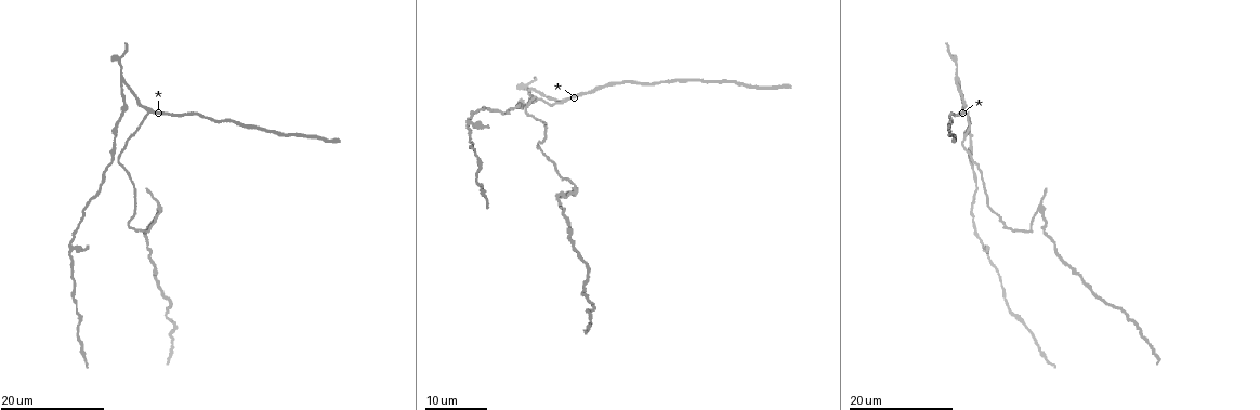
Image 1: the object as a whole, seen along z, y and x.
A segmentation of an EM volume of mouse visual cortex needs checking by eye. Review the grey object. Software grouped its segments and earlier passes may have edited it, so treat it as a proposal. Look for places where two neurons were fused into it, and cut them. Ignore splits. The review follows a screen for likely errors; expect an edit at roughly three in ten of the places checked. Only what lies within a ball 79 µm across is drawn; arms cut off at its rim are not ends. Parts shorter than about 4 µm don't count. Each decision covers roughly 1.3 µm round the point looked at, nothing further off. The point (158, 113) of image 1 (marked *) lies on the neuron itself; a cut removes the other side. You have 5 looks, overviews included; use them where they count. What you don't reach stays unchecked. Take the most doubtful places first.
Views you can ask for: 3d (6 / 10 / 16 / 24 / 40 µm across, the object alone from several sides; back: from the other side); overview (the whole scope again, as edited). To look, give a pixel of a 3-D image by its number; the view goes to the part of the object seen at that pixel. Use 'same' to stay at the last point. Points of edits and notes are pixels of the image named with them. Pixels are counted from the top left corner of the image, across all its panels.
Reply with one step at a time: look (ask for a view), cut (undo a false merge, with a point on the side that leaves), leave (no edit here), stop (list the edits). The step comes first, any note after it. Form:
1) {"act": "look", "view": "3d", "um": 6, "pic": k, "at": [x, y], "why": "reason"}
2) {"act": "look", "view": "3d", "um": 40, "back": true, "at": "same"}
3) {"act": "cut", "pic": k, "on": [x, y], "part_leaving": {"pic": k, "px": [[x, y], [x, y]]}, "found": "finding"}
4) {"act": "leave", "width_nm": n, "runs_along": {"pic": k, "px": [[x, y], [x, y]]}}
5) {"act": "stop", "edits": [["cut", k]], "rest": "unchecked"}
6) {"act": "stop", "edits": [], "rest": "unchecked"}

{"act": "look", "view": "3d", "um": 16, "pic": 1, "at": [959, 80], "why": "two arms in line, one across"}

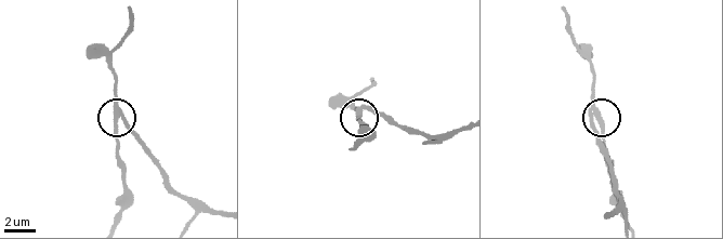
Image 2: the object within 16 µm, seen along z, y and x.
{"act": "look", "view": "3d", "um": 6, "pic": 2, "at": [597, 114]}

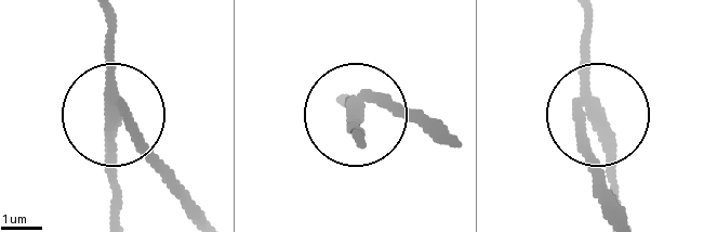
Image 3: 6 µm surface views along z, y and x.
{"act": "cut", "pic": 3, "on": [105, 160], "arms": 3, "part_leaving": {"pic": 3, "px": [[118, 104], [118, 215]]}, "found": "a second neuron is stuck on"}

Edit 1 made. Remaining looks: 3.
{"act": "look", "view": "overview"}

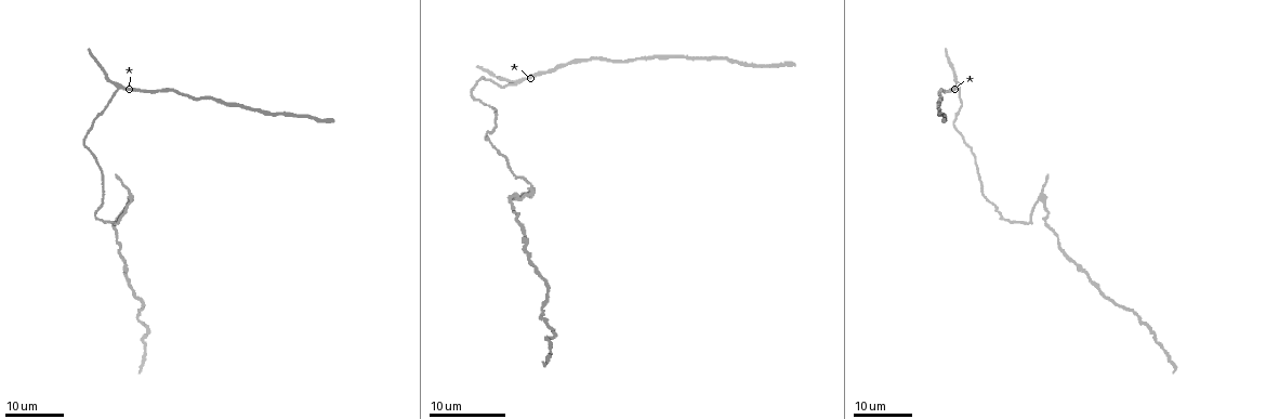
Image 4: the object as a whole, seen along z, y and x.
{"act": "look", "view": "3d", "um": 24, "pic": 4, "at": [117, 86]}

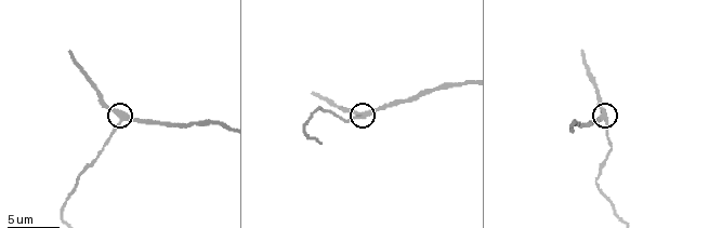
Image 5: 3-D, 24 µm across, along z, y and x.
{"act": "look", "view": "3d", "um": 10, "pic": 5, "at": [607, 118]}

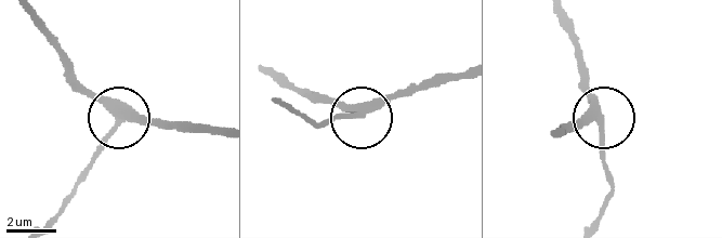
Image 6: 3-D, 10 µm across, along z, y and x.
{"act": "leave", "runs_along": {"pic": 6, "px": [[580, 123], [601, 117], [586, 76]]}, "found": "continuous, no second neuron"}

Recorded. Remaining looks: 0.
{"act": "stop", "edits": [["cut", 3]], "rest": "unchecked"}

